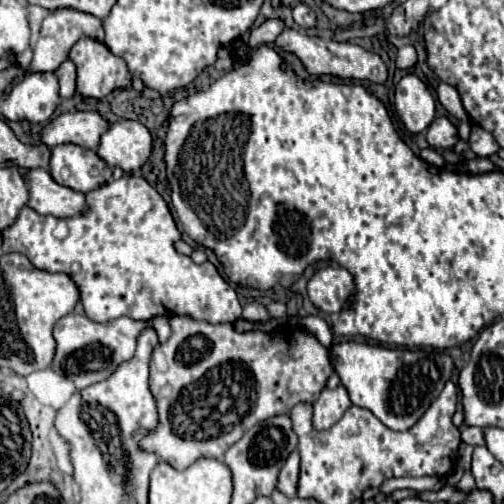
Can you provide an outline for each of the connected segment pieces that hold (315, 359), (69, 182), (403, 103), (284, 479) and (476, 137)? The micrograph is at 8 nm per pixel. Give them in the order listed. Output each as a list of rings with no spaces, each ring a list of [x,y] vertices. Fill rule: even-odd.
[[[178,314],[170,316],[170,326],[172,326],[172,334],[170,334],[168,342],[158,344],[158,346],[152,350],[152,358],[150,358],[150,390],[152,390],[152,394],[154,394],[156,402],[162,404],[162,416],[160,416],[158,428],[156,428],[154,432],[146,434],[140,446],[142,446],[144,450],[148,450],[148,452],[158,452],[158,458],[160,458],[160,460],[166,460],[172,468],[178,468],[178,470],[188,468],[194,460],[198,460],[198,456],[214,456],[214,458],[222,460],[224,452],[226,452],[232,444],[236,444],[236,442],[242,438],[242,434],[244,434],[250,426],[254,426],[254,424],[258,424],[258,422],[264,422],[264,420],[268,420],[268,418],[272,418],[272,416],[278,416],[278,414],[288,414],[298,402],[314,402],[314,400],[320,396],[322,388],[326,386],[330,374],[334,372],[332,362],[330,362],[330,350],[328,350],[326,346],[322,346],[322,344],[316,340],[314,334],[310,334],[308,330],[298,328],[298,326],[296,326],[296,328],[294,328],[294,326],[286,326],[286,328],[274,330],[272,334],[268,334],[268,332],[238,332],[238,330],[234,328],[234,324],[198,322],[198,320],[190,318],[190,316],[178,316]],[[208,374],[214,374],[214,380],[212,380],[212,382],[206,382]],[[292,374],[294,374],[294,398],[292,398],[292,392],[290,392],[290,390],[292,390],[292,388],[290,388]]]
[[[60,144],[52,150],[50,174],[58,184],[86,194],[102,186],[112,176],[112,170],[94,150],[78,144]]]
[[[406,74],[396,86],[396,110],[404,126],[418,134],[434,120],[434,98],[416,74]]]
[[[292,452],[288,458],[286,458],[286,464],[280,472],[280,478],[278,478],[278,486],[286,486],[286,496],[292,498],[296,496],[296,486],[298,486],[298,464],[300,464],[300,456],[298,452]]]
[[[472,126],[472,130],[470,130],[470,140],[468,140],[468,144],[470,144],[470,150],[476,154],[476,156],[480,156],[480,158],[488,158],[490,154],[496,154],[498,152],[498,144],[496,144],[496,140],[494,140],[494,136],[490,134],[490,132],[486,132],[486,130],[482,130],[480,126]]]

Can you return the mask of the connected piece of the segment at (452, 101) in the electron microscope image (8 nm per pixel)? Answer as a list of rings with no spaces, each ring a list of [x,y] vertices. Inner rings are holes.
[[[440,84],[440,86],[438,86],[438,100],[440,100],[440,104],[448,110],[450,116],[454,116],[454,118],[458,118],[458,120],[464,120],[464,122],[470,120],[470,116],[468,116],[466,110],[462,108],[460,96],[458,96],[458,92],[456,92],[454,86],[450,86],[450,84]]]

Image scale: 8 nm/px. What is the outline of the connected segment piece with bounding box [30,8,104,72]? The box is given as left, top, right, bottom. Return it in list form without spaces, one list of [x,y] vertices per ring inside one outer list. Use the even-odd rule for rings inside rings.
[[[56,8],[56,10],[50,10],[46,14],[46,18],[42,20],[42,26],[40,26],[40,36],[38,36],[36,46],[34,46],[34,58],[32,58],[32,64],[30,64],[30,72],[54,72],[54,70],[58,70],[58,66],[68,58],[70,48],[82,36],[94,38],[98,42],[104,42],[102,20],[96,18],[96,16],[92,16],[92,14],[74,10],[74,8]]]

